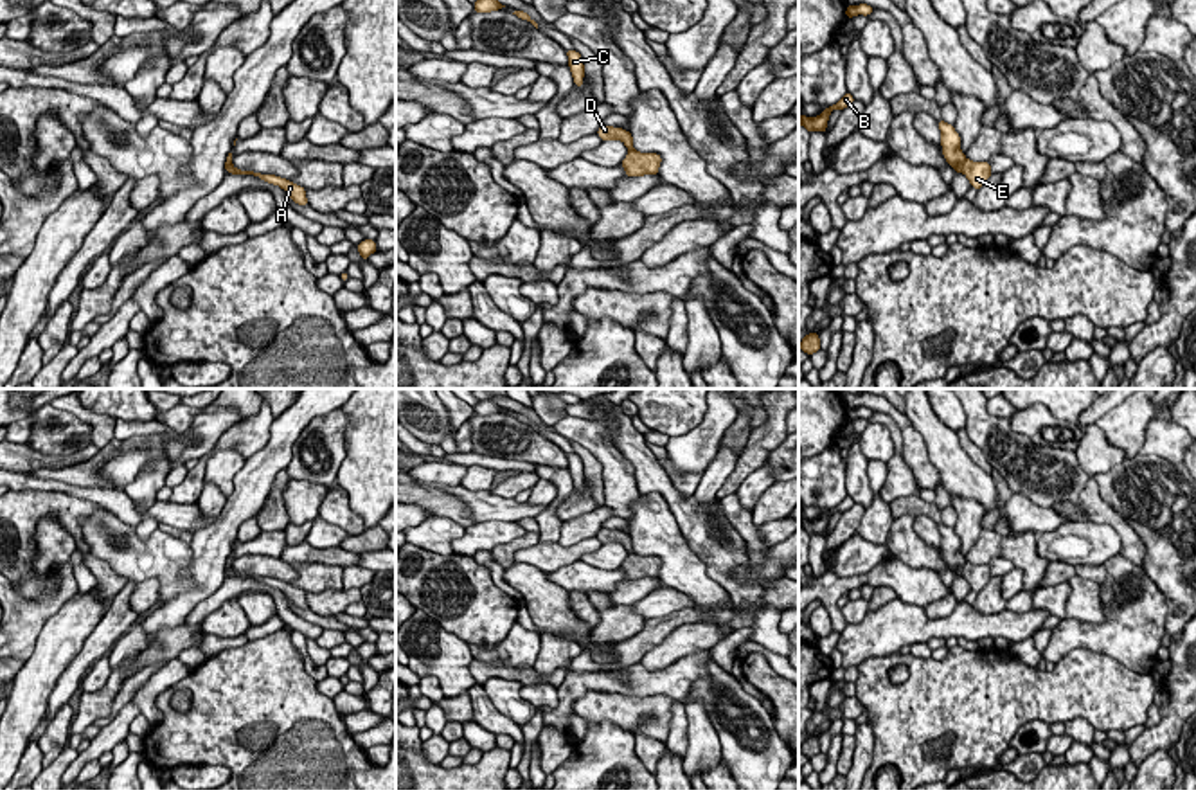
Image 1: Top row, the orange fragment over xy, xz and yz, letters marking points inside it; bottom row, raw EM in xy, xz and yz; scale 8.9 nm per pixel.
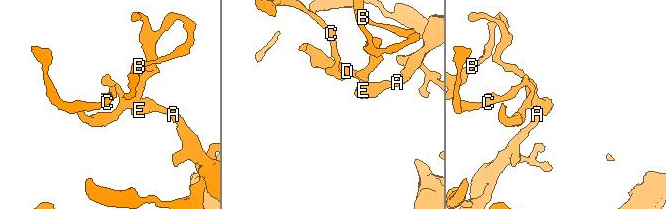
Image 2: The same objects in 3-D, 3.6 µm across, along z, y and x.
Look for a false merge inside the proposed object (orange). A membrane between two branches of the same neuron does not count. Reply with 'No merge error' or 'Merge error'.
Merge error

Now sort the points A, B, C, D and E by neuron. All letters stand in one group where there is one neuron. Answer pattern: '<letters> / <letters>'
A E / B C D

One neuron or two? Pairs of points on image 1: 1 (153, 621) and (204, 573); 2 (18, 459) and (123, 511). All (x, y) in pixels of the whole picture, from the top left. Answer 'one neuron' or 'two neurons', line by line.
1: one neuron
2: two neurons

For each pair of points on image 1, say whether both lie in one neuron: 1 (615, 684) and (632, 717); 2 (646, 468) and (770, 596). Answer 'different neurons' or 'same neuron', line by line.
1: different neurons
2: different neurons

